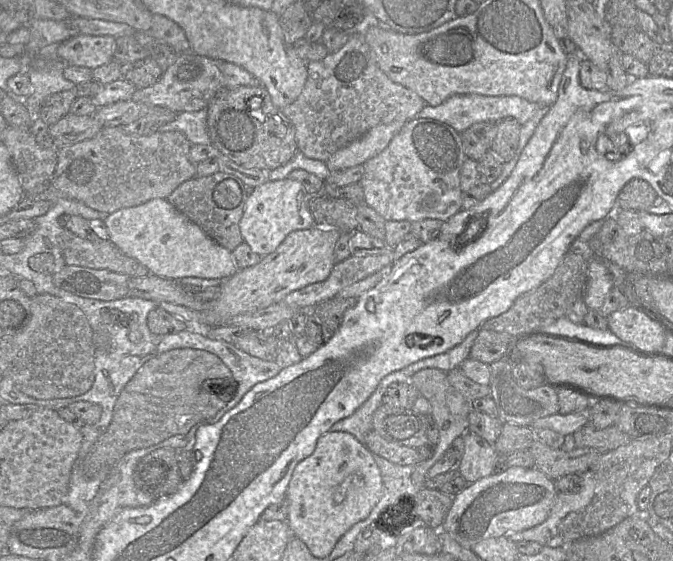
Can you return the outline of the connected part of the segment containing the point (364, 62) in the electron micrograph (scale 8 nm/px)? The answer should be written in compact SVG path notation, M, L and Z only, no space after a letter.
M354 32L346 44L337 52L329 53L325 58L319 61L307 62L308 76L305 86L298 96L298 98L291 104L280 109L281 112L289 119L295 129L295 140L297 144L297 151L303 153L306 157L320 161L327 161L336 151L362 137L370 129L381 124L389 124L395 121L407 122L419 114L419 112L426 106L424 100L412 90L393 82L378 66L374 54L371 52L365 37L362 32Z

